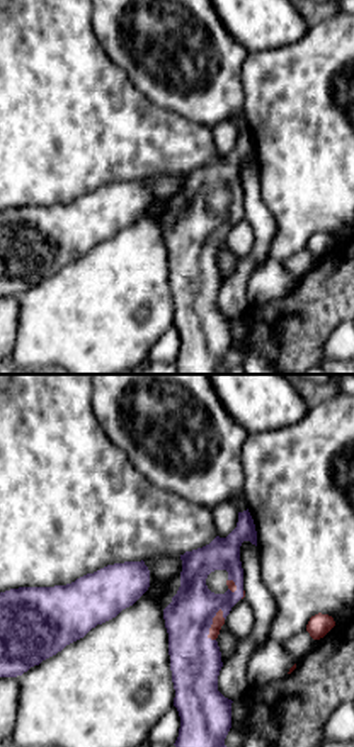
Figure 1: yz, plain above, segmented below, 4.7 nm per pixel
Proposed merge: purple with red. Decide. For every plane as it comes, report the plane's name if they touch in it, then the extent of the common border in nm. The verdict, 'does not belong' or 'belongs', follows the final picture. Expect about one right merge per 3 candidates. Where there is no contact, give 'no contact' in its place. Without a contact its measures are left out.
contact in yz; length 170 nm

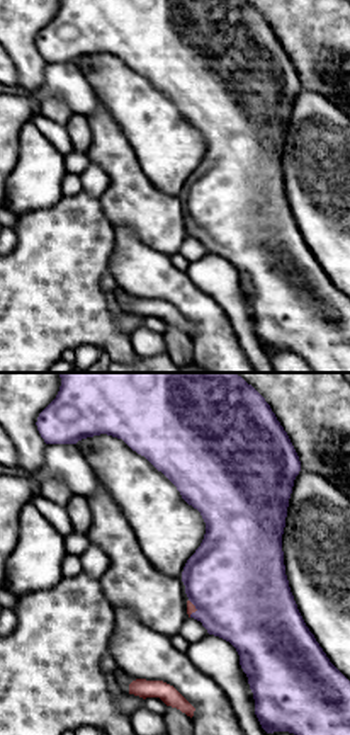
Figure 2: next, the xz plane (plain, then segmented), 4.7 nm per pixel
contact in xz; length 90 nm

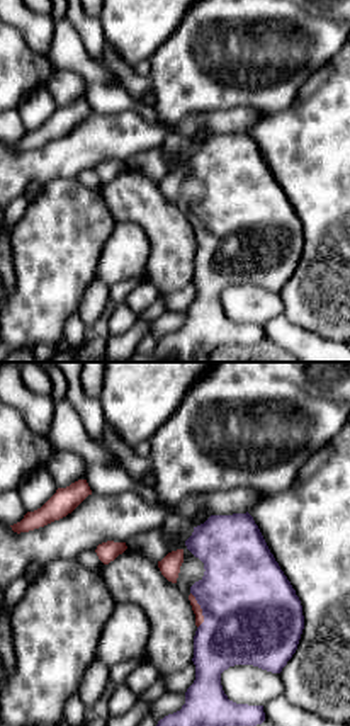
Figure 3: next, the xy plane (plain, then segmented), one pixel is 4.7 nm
contact in xy; length 180 nm

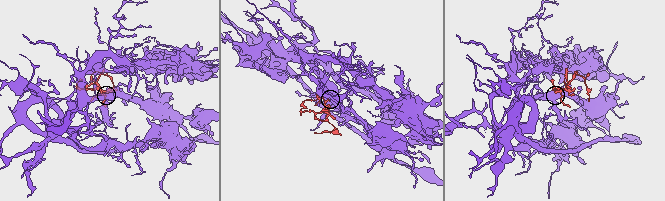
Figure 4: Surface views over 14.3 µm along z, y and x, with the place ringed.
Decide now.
belongs

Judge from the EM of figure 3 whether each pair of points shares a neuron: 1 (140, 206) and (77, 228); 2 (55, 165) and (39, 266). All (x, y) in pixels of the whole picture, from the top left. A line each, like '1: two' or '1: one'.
1: two
2: two

